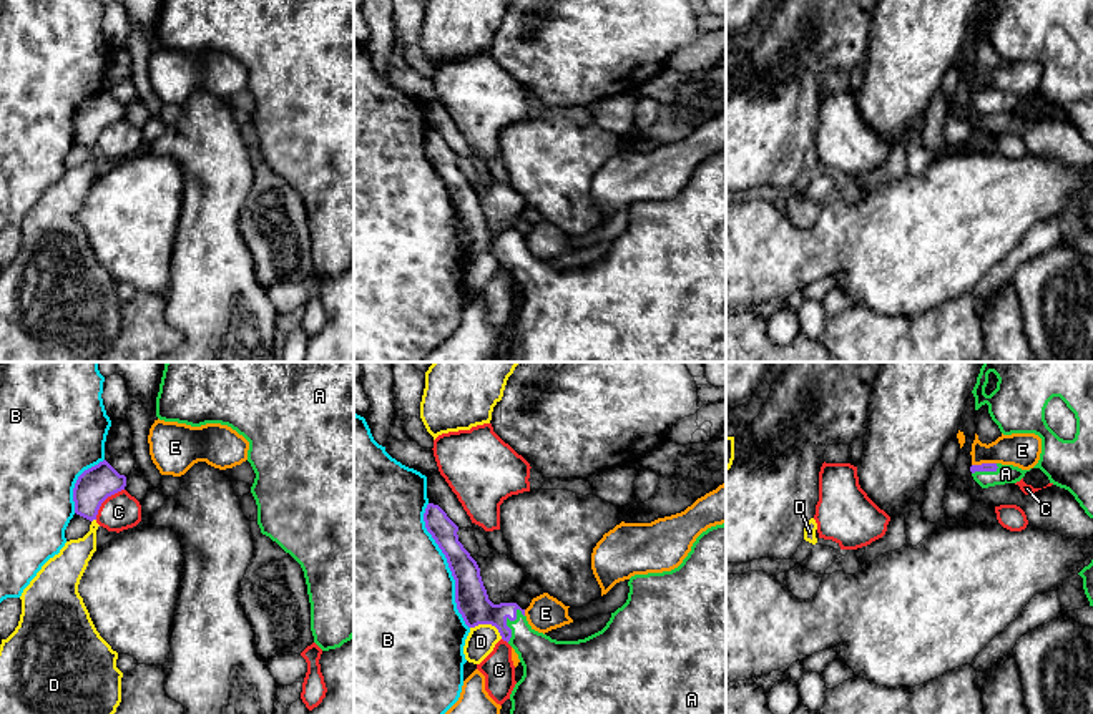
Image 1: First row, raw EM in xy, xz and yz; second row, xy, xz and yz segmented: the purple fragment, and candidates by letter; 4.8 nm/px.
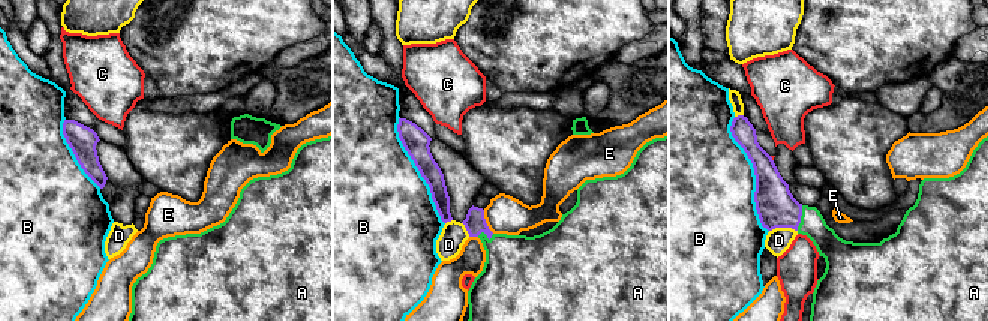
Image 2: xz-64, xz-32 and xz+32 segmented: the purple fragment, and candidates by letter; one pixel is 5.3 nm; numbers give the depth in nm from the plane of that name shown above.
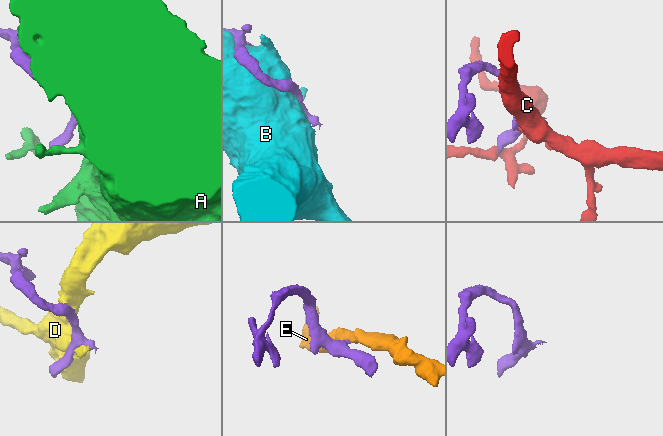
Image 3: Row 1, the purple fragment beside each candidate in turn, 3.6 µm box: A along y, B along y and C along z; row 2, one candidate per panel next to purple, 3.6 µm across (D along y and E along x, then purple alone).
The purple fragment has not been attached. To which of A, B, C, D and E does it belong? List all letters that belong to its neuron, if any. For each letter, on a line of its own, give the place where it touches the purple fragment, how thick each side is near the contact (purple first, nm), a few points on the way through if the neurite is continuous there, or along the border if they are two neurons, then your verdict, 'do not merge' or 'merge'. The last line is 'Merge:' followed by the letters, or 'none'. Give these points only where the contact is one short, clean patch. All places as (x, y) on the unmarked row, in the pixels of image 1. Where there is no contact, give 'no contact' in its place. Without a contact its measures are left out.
A: xz (505, 251) | 160/200 nm | across xz (472, 229), (505, 251), (542, 286) | merge
B: xz (449, 195) | 160/500 nm | do not merge
C: xy (105, 127) | 170/180 nm | do not merge
D: xz (489, 251) | 160/140 nm | do not merge
E: yz (984, 92) | 50/170 nm | along yz (995, 90), (972, 93) | do not merge
Merge: A

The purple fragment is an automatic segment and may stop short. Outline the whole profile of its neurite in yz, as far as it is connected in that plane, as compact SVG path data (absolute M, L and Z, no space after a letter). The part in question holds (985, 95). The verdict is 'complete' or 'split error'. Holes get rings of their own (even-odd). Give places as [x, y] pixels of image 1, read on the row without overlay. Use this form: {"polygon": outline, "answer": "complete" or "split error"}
{"polygon": "M982 91L970 95L973 108L982 115L995 115L1005 111L1017 111L1020 110L1027 100L1013 93L1002 93L1002 91Z", "answer": "split error"}

